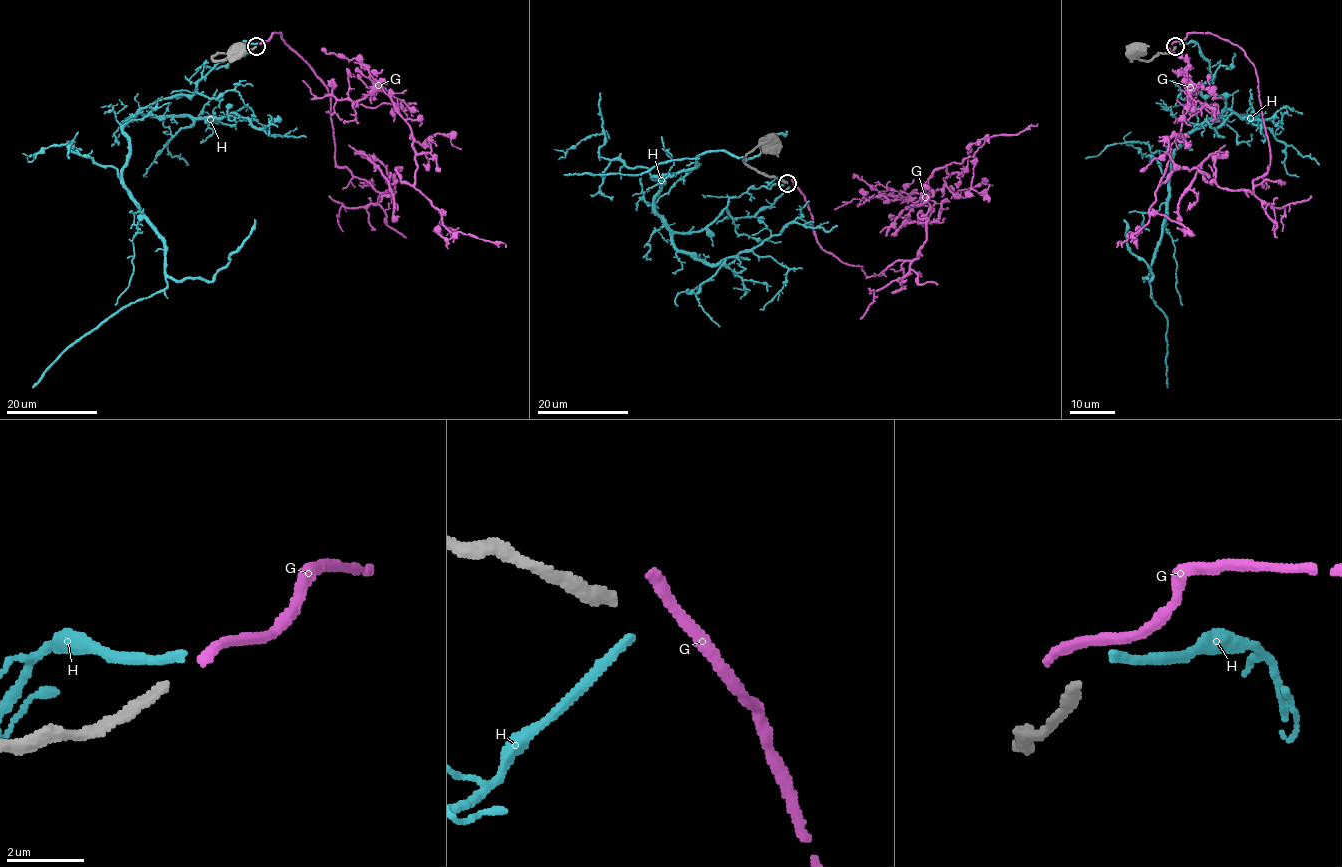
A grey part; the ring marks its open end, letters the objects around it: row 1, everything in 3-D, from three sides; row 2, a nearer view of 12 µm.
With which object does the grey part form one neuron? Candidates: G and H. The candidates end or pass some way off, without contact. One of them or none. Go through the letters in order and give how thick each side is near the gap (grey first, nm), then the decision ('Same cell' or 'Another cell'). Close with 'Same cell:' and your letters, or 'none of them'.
G: Thickness 300 nm (grey) against 280 nm. Another cell
H: Thickness 300 nm (grey) against 240 nm. Another cell
Same cell: none of them

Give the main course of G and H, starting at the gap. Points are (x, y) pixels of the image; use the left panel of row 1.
G: (259, 44), (279, 33), (328, 92), (337, 165), (413, 184), (383, 87), (302, 80)
H: (258, 44), (123, 127), (121, 185), (162, 242), (167, 286), (32, 387)

